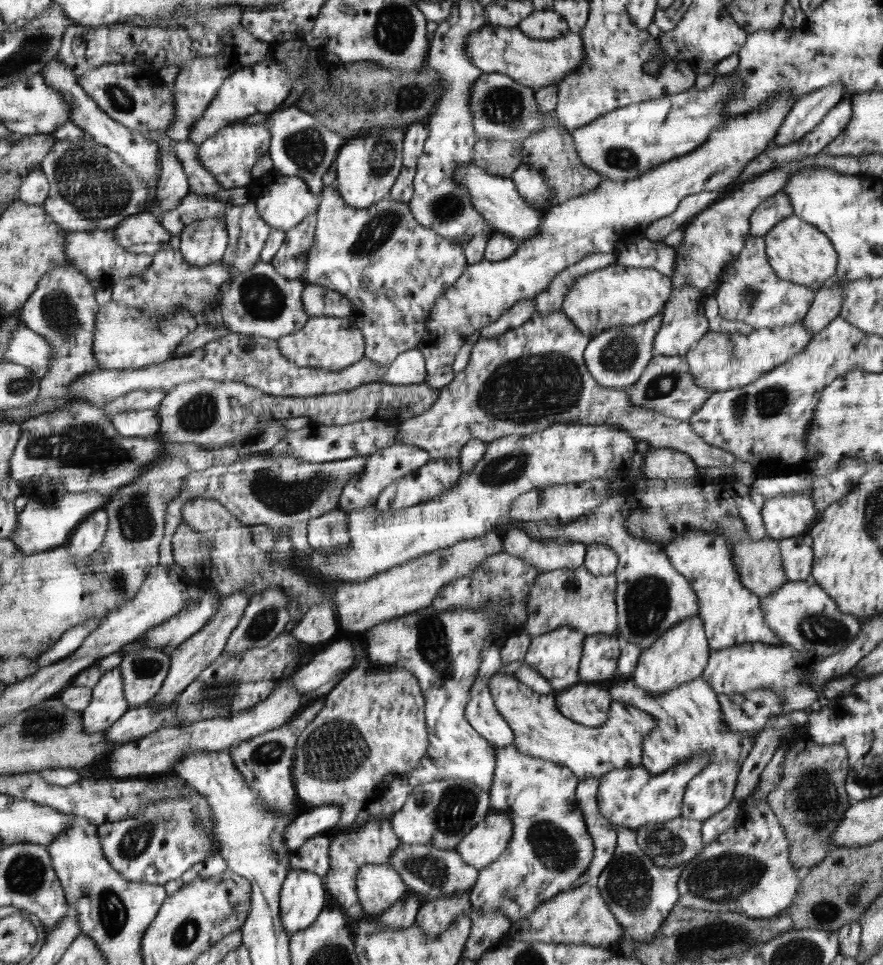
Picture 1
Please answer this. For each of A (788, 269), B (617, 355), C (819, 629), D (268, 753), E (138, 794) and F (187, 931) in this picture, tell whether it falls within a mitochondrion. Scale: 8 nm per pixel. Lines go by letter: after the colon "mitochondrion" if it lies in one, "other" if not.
A: other
B: mitochondrion
C: mitochondrion
D: mitochondrion
E: mitochondrion
F: mitochondrion

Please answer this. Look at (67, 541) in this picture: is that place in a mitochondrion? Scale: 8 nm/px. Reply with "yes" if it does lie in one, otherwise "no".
no

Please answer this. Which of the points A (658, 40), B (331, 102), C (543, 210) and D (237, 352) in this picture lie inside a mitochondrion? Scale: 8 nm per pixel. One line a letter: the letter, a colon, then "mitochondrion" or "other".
A: other
B: other
C: other
D: other

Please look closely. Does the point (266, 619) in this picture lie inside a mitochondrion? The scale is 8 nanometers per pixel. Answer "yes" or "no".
yes

